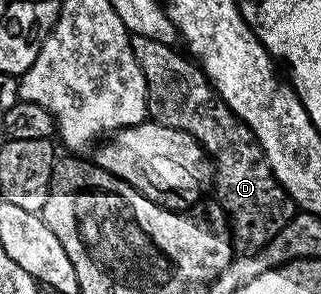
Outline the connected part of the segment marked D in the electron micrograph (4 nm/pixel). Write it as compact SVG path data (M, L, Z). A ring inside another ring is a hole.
M130 36L129 42L133 48L135 59L145 76L145 91L147 94L147 113L152 120L160 125L175 127L179 131L187 131L197 142L205 148L209 160L213 162L213 180L215 182L216 200L223 206L229 219L229 230L233 233L234 254L250 257L259 250L266 249L291 223L299 210L293 200L287 195L287 191L273 177L271 167L263 155L260 145L257 144L255 135L247 128L245 122L239 120L223 103L223 99L213 90L212 85L205 80L204 73L184 52L176 53L173 45L164 45L155 39Z

